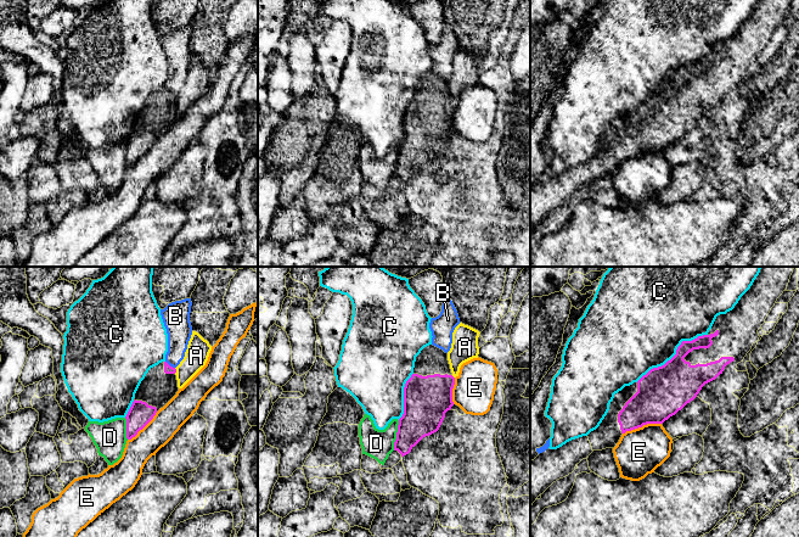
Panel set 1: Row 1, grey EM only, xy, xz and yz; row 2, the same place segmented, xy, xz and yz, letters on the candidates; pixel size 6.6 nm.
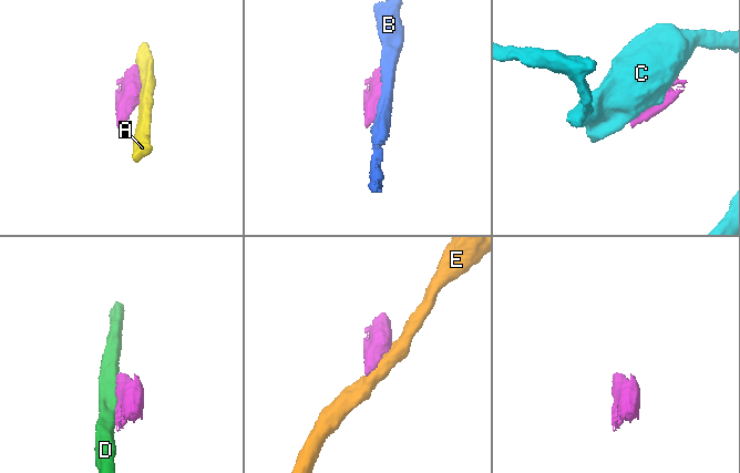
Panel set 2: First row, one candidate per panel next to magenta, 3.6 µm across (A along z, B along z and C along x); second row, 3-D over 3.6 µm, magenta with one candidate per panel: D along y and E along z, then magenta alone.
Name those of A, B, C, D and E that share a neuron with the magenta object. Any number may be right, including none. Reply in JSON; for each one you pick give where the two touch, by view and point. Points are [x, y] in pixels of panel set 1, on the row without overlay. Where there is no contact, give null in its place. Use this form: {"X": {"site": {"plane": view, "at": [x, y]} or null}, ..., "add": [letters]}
{"add": []}

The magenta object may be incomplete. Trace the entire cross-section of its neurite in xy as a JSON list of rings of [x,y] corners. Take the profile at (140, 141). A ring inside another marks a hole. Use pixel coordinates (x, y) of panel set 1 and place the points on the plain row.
[[[167,89],[151,95],[141,108],[134,129],[125,144],[126,166],[131,167],[142,157],[179,118],[176,96]]]

